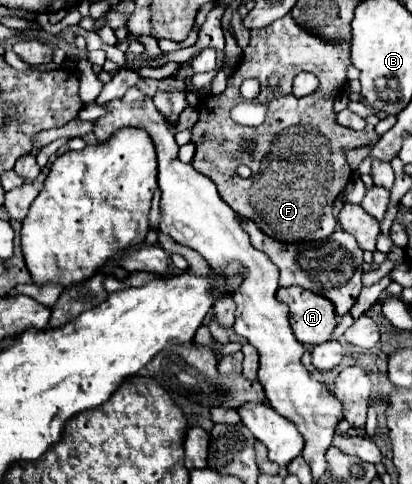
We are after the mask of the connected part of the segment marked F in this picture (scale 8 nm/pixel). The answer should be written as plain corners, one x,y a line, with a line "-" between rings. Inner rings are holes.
283,16
281,20
275,20
273,24
267,24
265,28
251,30
251,40
249,46
243,50
243,58
239,68
233,72
233,76
227,82
227,90
221,96
205,96
199,104
199,122
193,128
193,142
197,144
197,152
193,158
193,168
207,178
211,178
217,184
219,196
243,218
251,218
257,222
257,226
271,238
279,242
299,242
299,240
323,240
335,232
337,220
333,218
333,202
335,198
343,192
347,182
353,176
353,170
347,164
345,152
349,148
361,148
361,146
373,146
379,142
379,134
375,130
351,130
335,120
335,110
333,110
333,100
335,96
345,90
347,76
345,70
351,64
349,60
349,42
345,40
327,40
319,34
313,34
299,26
293,16
-
299,72
311,72
319,78
319,86
315,92
295,98
291,86
293,80
-
277,74
279,84
277,88
269,86
269,76
-
245,78
257,78
261,82
261,94
255,98
259,104
267,104
267,116
265,122
257,128
247,128
239,126
231,120
229,110
243,102
243,96
239,94
239,86
-
251,138
257,142
255,150
241,152
239,150
239,140
-
239,164
247,164
253,170
253,176
243,180
235,174
235,168

